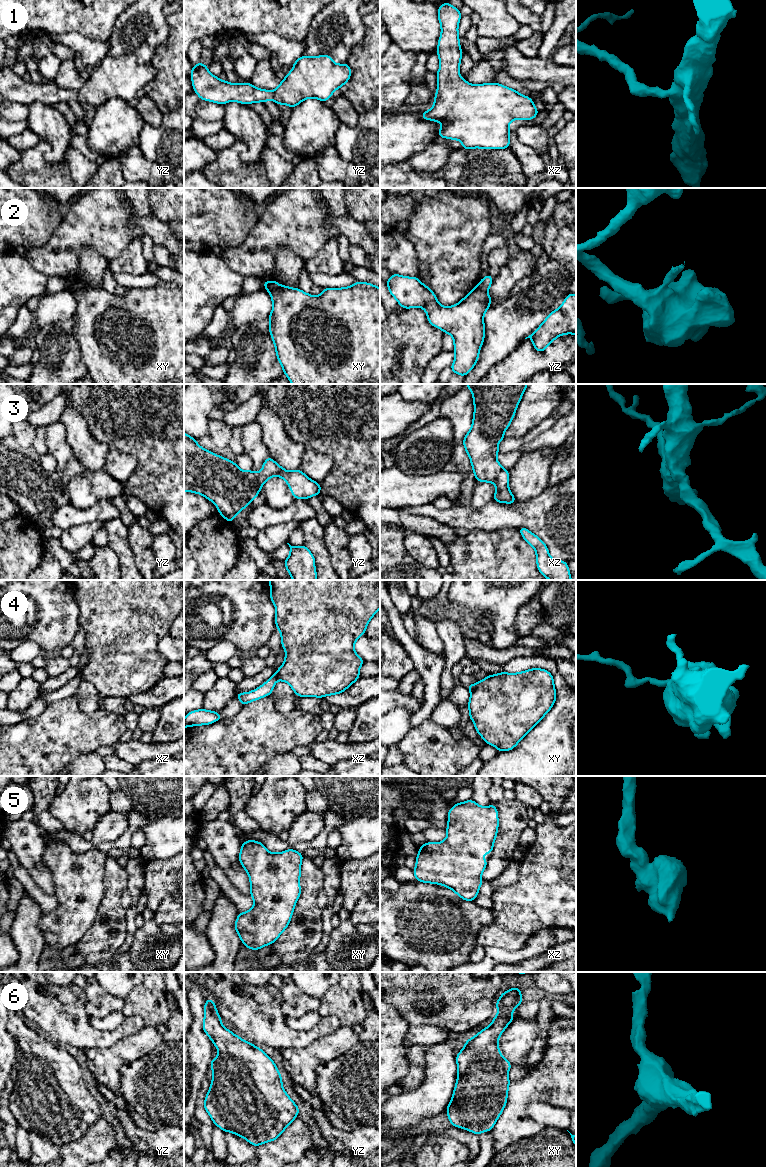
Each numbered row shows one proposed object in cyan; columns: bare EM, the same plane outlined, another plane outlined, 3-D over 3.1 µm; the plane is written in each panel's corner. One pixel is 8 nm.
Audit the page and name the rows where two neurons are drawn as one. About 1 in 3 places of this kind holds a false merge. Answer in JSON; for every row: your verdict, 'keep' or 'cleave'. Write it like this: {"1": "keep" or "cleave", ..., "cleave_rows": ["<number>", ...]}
{"1": "keep", "2": "cleave", "3": "keep", "4": "cleave", "5": "keep", "6": "keep", "cleave_rows": ["2", "4"]}

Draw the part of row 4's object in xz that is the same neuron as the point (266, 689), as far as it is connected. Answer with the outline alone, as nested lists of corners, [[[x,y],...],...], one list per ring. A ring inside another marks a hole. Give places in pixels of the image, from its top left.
[[[276,672],[273,674],[273,676],[268,679],[263,685],[256,688],[253,691],[247,692],[247,693],[236,693],[236,697],[239,699],[241,704],[244,706],[247,703],[253,702],[257,699],[261,699],[263,697],[266,697],[270,695],[273,692],[275,683],[277,682],[277,674]]]

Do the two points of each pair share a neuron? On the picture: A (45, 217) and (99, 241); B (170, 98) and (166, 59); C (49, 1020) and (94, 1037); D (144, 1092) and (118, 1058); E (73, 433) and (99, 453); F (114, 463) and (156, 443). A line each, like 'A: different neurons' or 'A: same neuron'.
A: different neurons
B: same neuron
C: same neuron
D: different neurons
E: same neuron
F: different neurons

